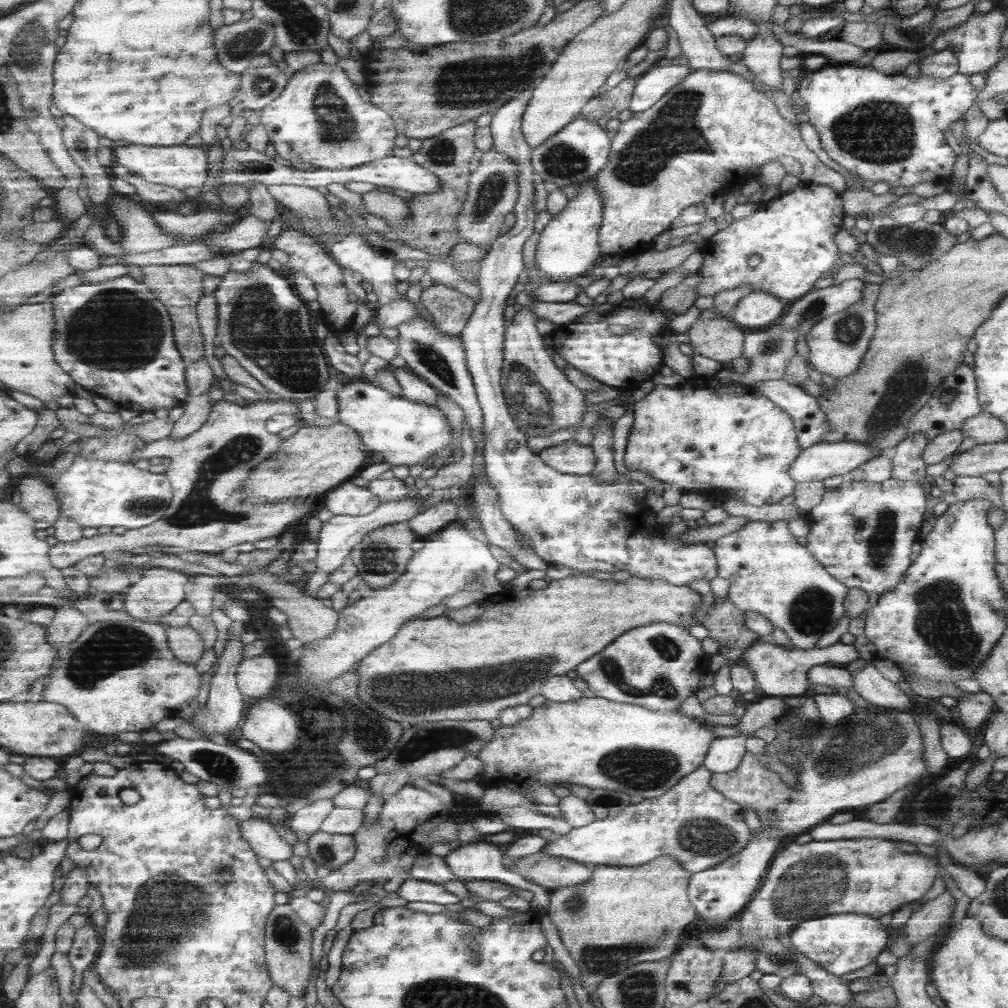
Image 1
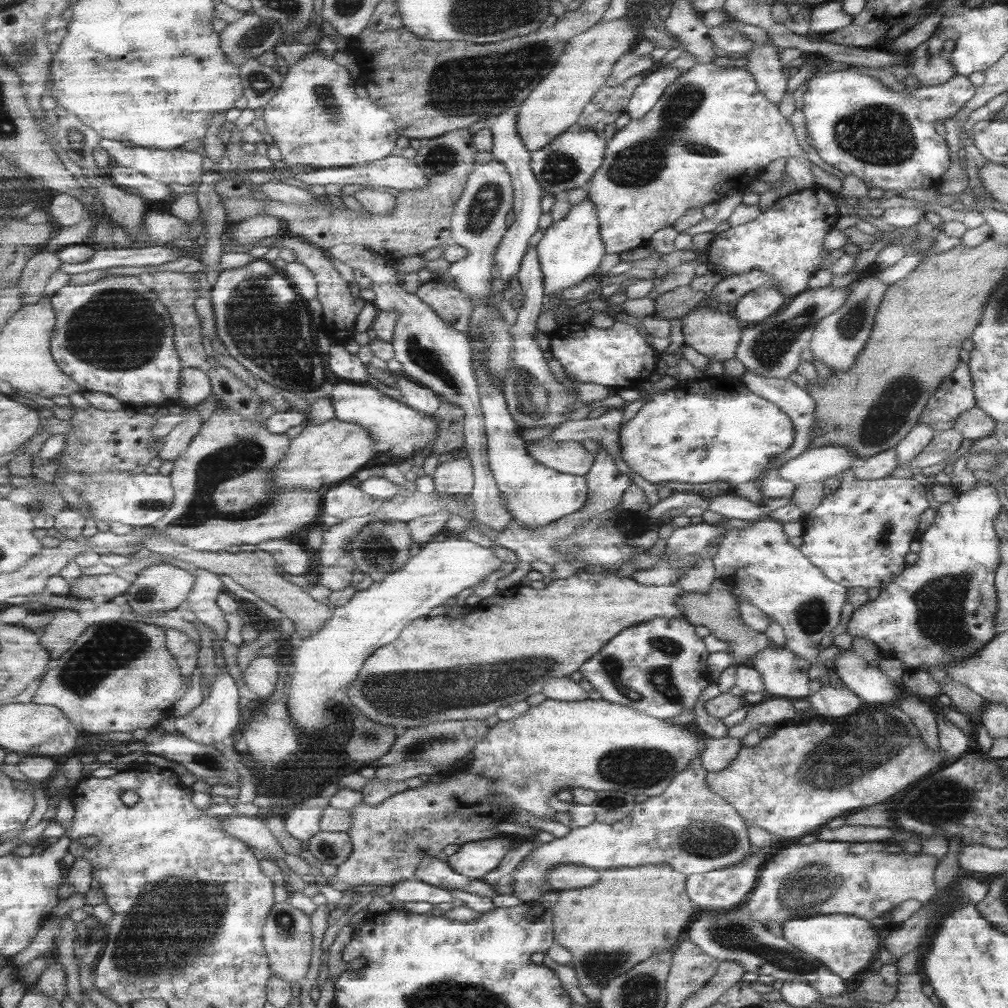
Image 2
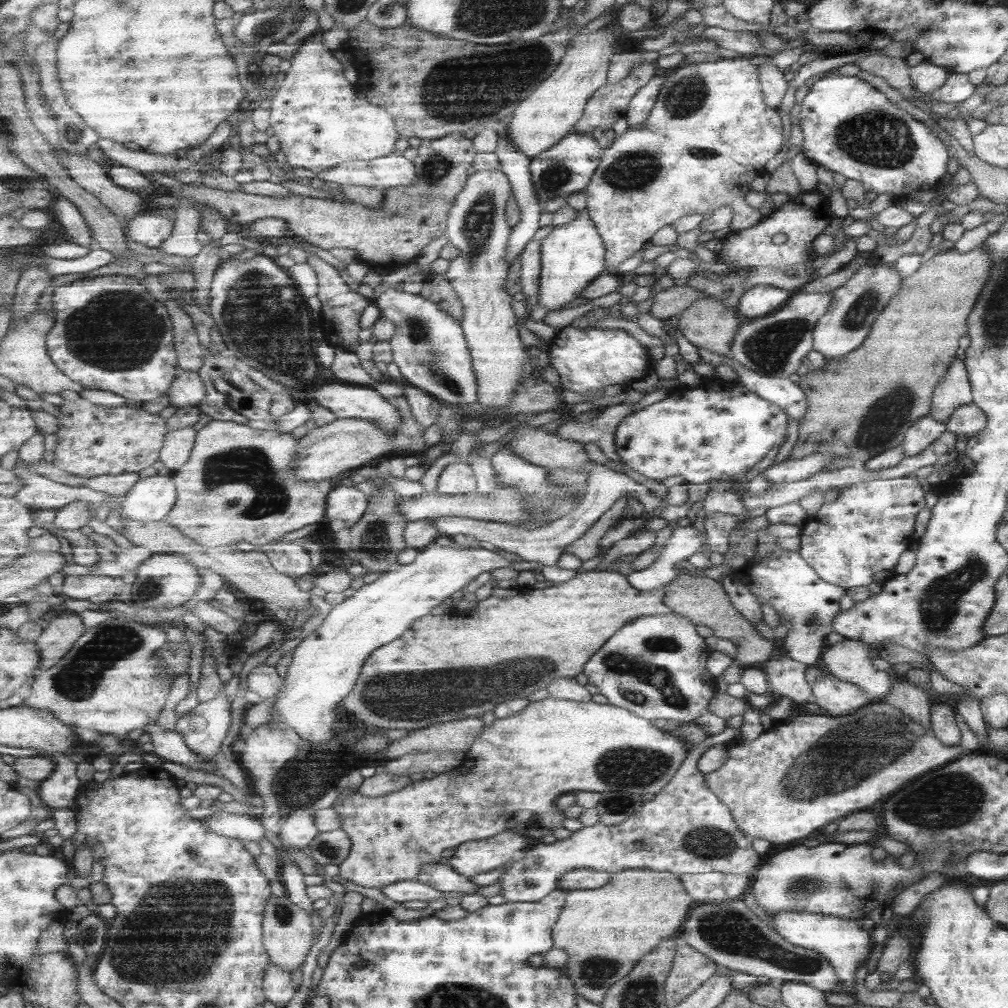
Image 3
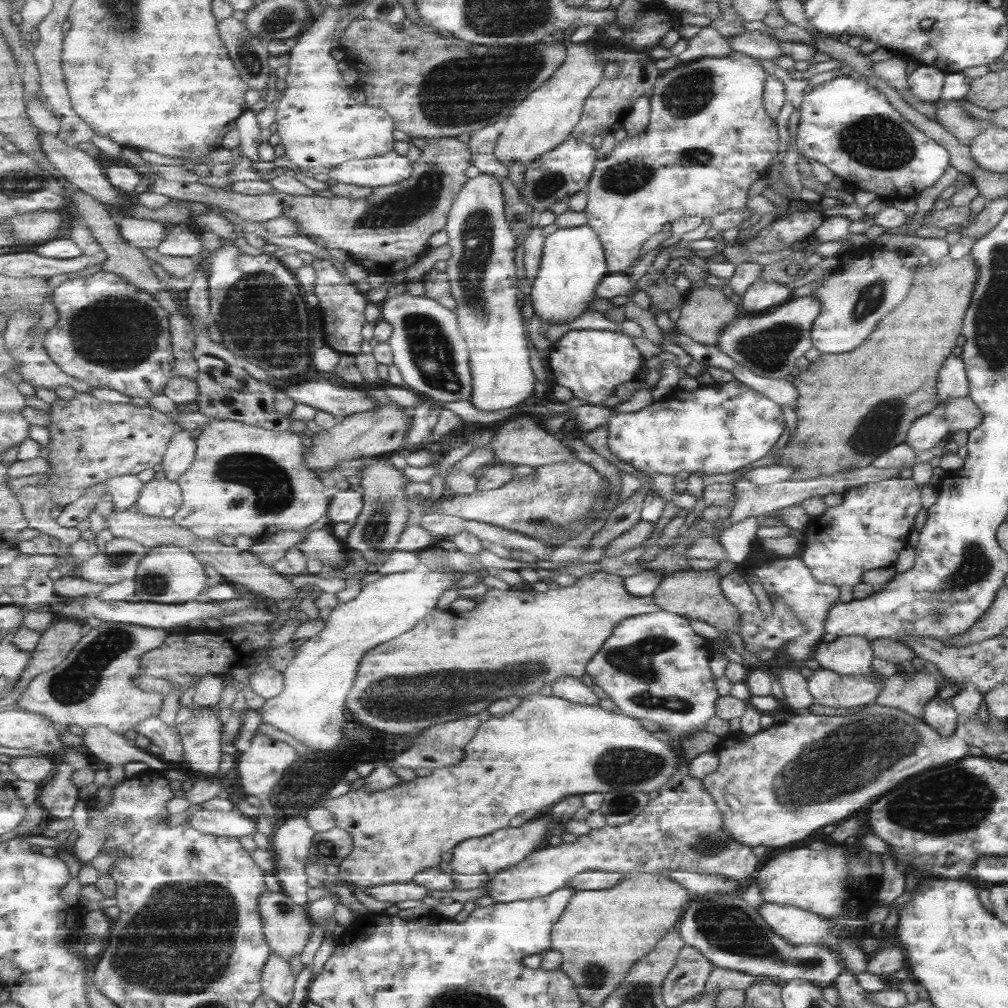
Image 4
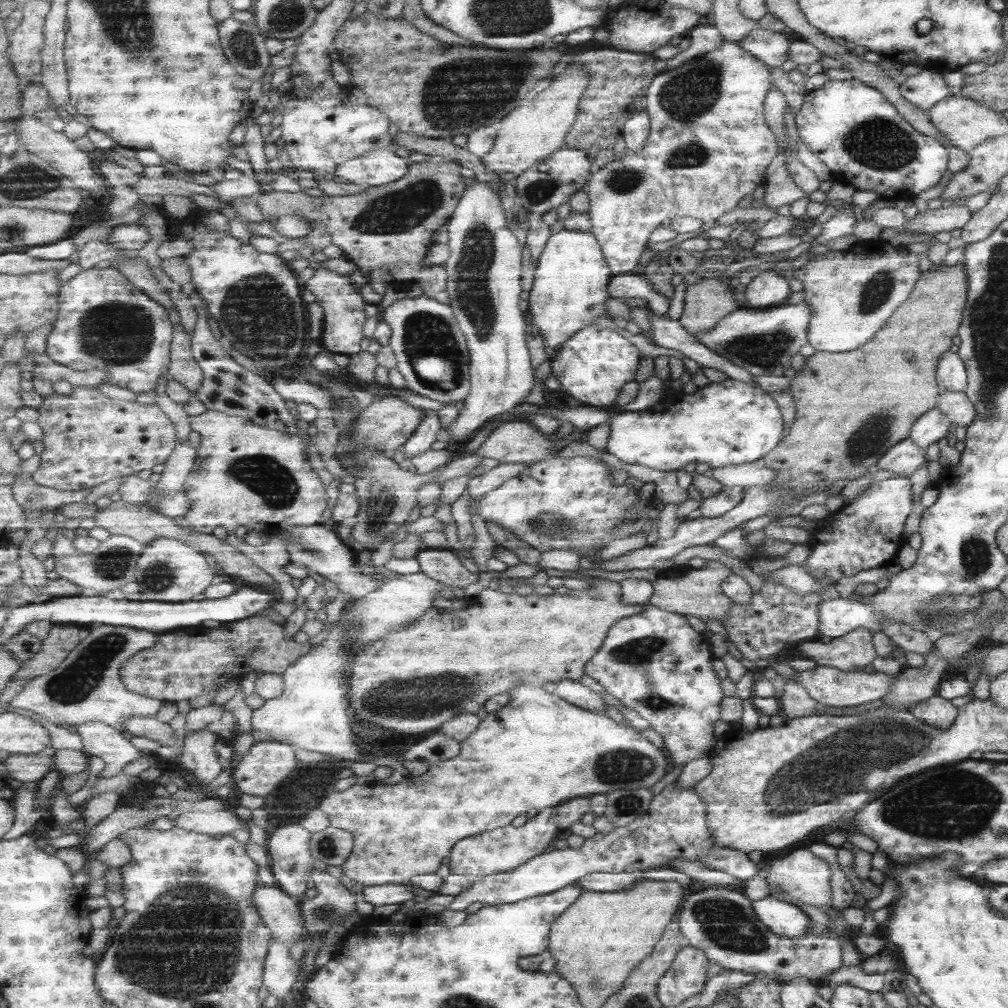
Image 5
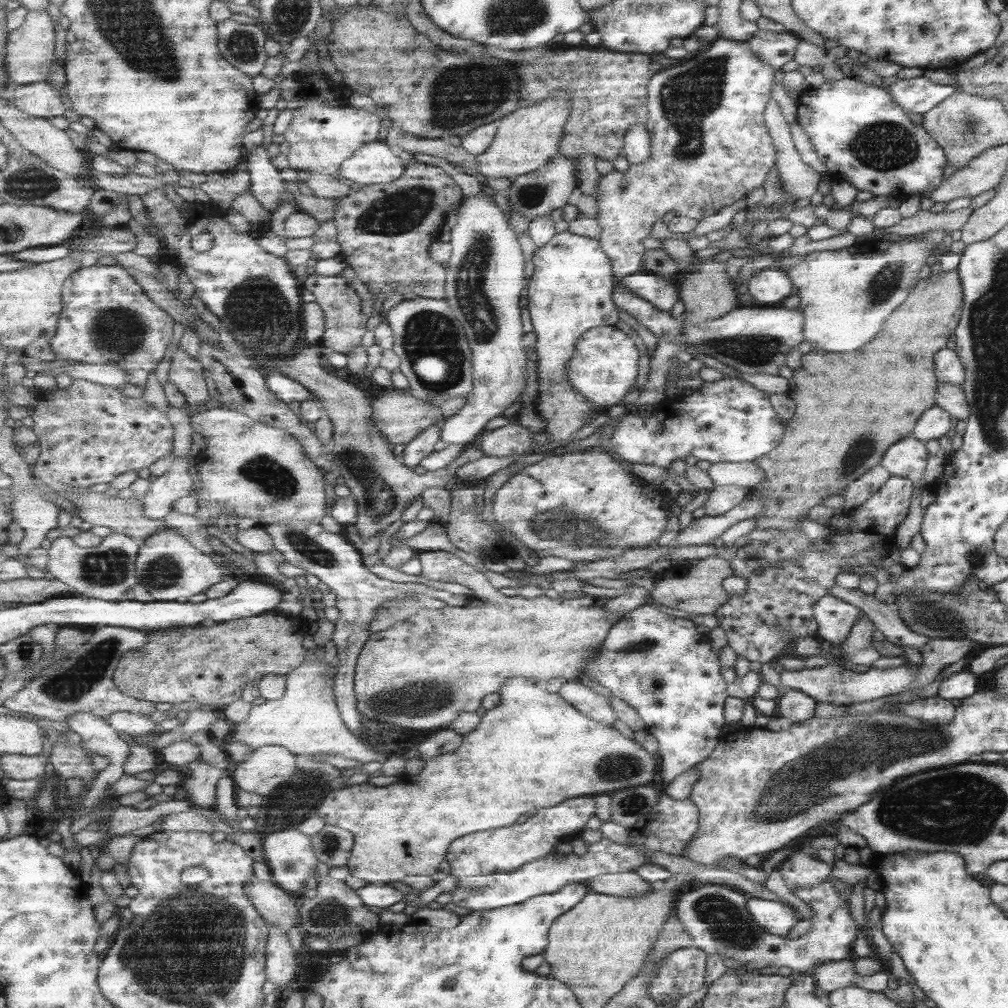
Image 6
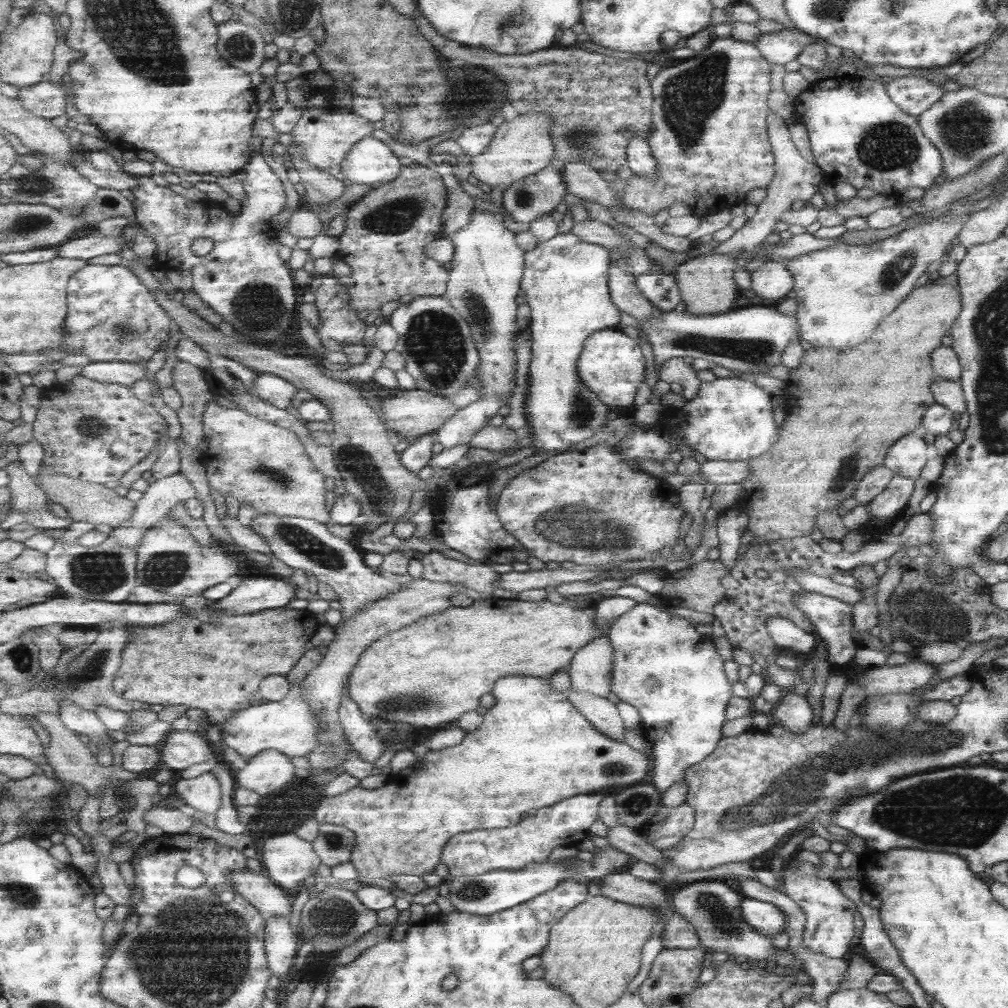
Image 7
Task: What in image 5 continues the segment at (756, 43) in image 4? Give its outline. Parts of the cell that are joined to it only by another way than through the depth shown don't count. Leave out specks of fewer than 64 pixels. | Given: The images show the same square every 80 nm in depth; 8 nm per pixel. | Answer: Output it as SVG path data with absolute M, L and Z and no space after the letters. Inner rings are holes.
M755 28L736 43L759 62L775 68L787 60L789 42L790 39L782 33Z

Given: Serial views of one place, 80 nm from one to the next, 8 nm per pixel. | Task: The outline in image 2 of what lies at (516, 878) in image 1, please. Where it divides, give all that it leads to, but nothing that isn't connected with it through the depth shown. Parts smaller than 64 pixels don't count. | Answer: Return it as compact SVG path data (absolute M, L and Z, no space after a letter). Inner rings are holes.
M506 835L465 843L448 857L448 863L459 873L472 879L480 879L493 872L505 855L515 848Z

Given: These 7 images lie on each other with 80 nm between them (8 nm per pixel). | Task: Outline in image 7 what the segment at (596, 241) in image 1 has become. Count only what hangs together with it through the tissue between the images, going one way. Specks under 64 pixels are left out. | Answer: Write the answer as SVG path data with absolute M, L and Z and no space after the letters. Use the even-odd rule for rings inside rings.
M572 232L559 233L555 238L537 243L533 250L526 251L527 262L521 288L530 307L530 330L532 357L529 365L529 395L526 401L527 420L530 429L523 433L534 437L537 453L561 452L579 441L591 438L609 420L610 407L581 380L579 371L580 354L584 342L599 330L616 328L621 320L621 309L613 302L609 286L612 269L611 251L600 244L581 240Z

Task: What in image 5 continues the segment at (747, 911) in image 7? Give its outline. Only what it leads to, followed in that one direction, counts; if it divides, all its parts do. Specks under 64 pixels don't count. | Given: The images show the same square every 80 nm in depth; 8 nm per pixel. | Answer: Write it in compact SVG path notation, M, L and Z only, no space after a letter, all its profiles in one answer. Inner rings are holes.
M773 896L751 901L757 921L773 934L783 938L801 938L809 924L809 917L791 903Z

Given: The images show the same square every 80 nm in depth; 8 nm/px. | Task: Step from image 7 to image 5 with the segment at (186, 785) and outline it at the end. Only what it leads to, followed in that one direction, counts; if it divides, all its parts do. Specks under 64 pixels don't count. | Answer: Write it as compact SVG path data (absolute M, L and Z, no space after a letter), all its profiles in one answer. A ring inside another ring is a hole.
M207 727L189 731L184 738L184 749L178 760L199 780L199 789L205 788L223 772L224 762L217 751L218 738L218 734Z

